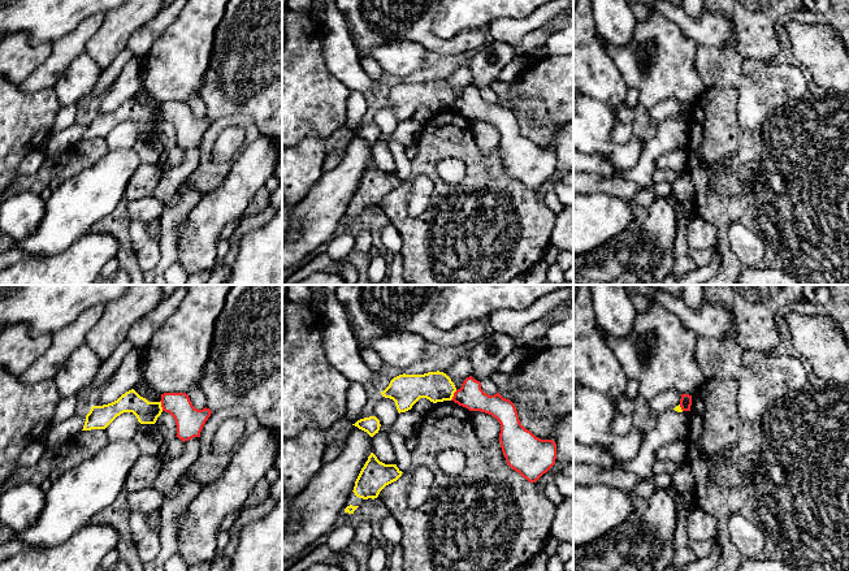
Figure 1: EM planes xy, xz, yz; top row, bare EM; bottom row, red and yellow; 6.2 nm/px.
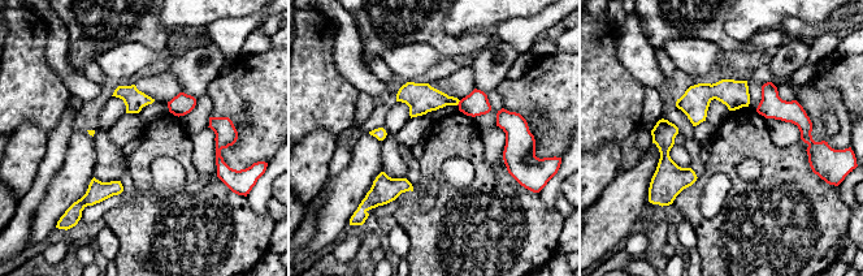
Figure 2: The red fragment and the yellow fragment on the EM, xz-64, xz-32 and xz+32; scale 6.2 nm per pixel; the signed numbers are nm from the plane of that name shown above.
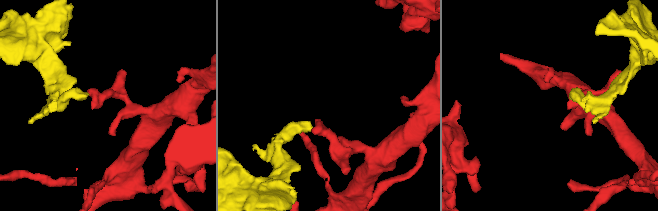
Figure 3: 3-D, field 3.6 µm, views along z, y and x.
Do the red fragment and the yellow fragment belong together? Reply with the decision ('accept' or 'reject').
reject

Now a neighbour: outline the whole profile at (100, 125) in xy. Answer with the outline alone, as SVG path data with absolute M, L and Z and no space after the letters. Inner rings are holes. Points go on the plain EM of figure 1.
M131 98L112 112L92 114L82 139L105 138L124 121L133 121L140 133L155 133L163 116L161 111L148 111Z

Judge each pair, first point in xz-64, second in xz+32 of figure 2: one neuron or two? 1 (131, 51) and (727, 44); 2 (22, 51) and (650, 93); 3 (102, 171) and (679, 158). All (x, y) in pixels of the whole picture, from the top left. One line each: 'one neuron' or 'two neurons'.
1: two neurons
2: two neurons
3: one neuron

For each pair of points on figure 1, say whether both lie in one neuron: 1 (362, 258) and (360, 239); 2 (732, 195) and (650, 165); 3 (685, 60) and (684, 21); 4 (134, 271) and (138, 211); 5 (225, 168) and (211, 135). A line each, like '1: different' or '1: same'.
1: same
2: different
3: different
4: different
5: same

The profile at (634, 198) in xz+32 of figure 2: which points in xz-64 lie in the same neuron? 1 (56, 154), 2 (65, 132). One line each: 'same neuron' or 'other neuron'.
1: other neuron
2: other neuron

